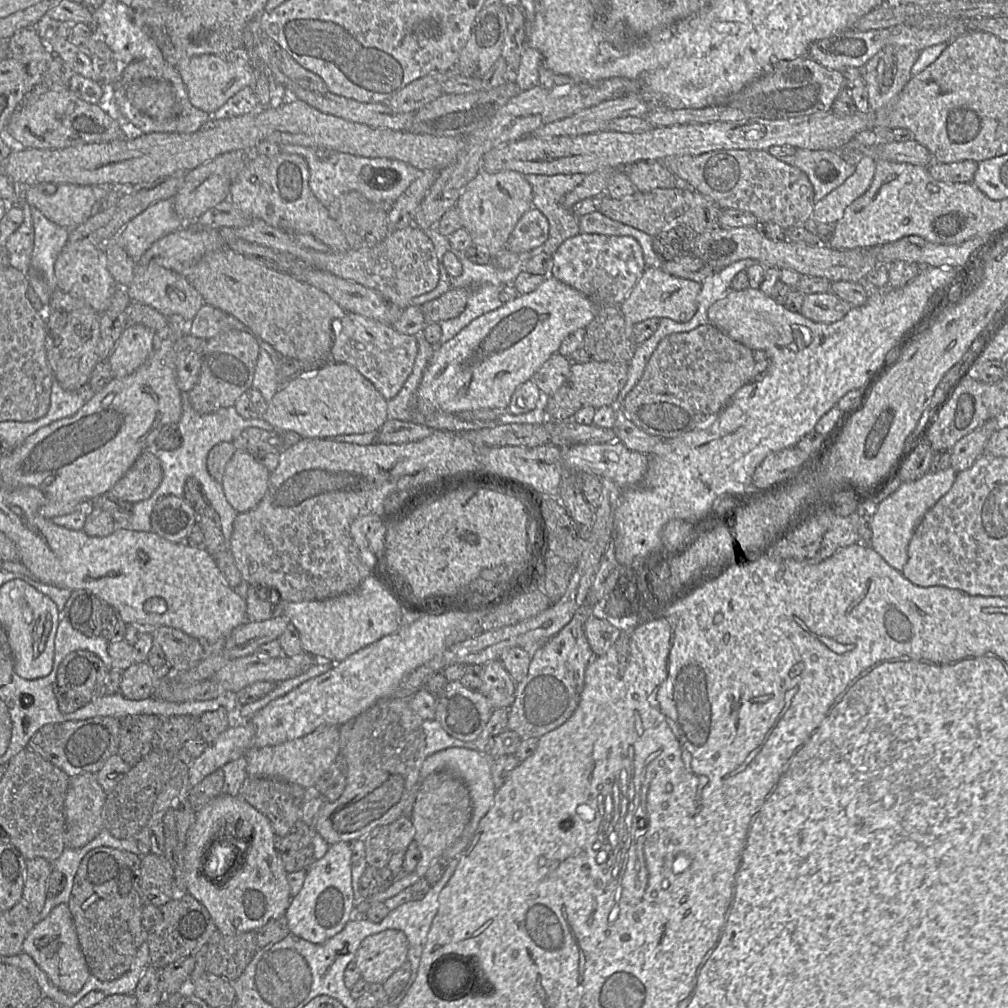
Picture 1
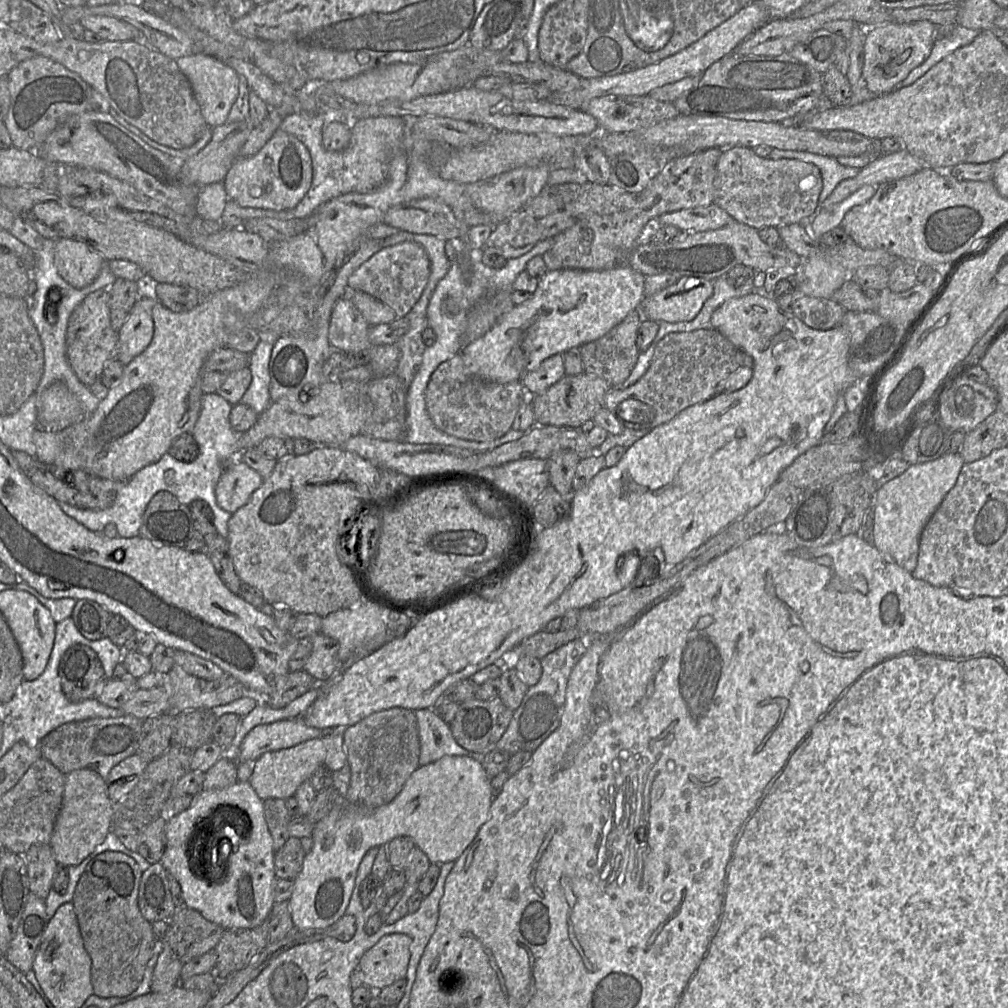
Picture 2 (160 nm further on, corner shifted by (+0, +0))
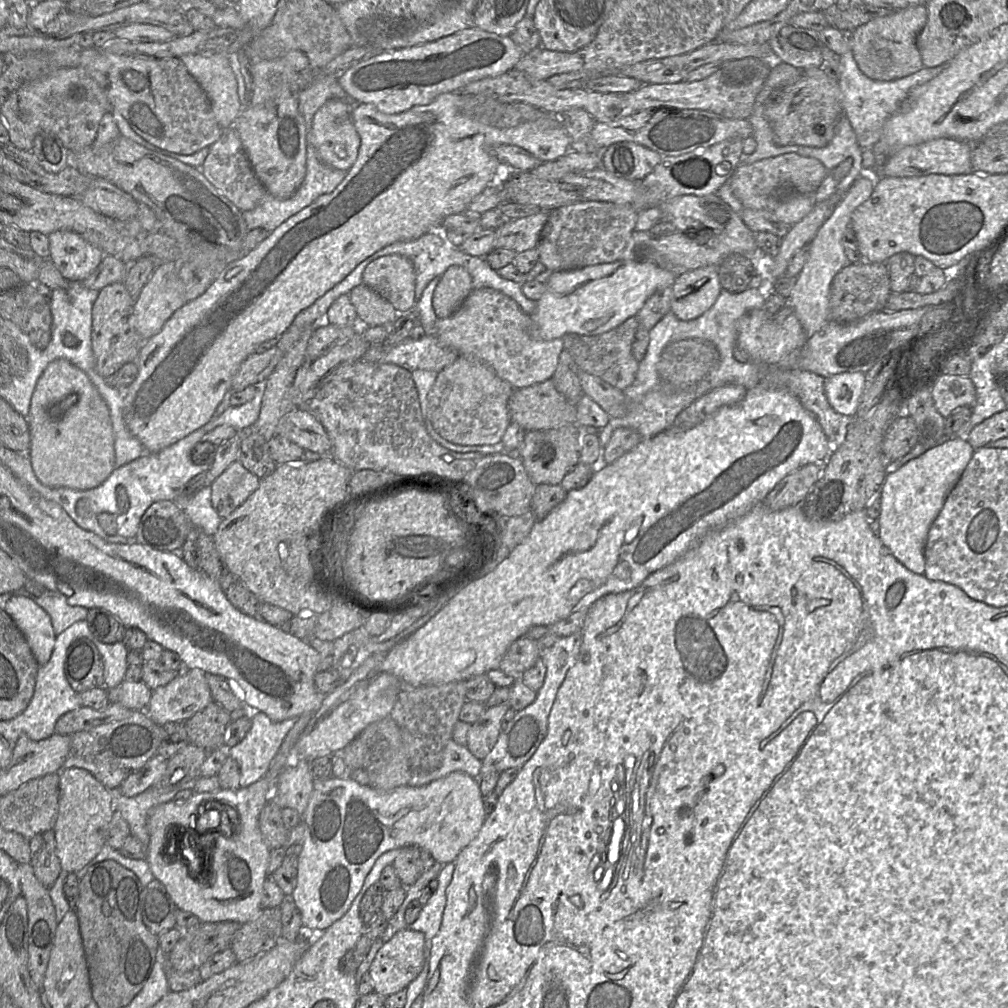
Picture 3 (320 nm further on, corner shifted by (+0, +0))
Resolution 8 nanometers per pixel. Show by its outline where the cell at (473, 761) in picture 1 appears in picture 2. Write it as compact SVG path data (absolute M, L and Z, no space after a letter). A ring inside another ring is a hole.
M443 756L424 766L418 766L402 790L388 804L373 810L353 806L340 798L329 812L314 825L312 849L305 855L302 869L294 879L289 899L295 930L321 930L337 922L349 905L357 870L366 852L373 847L386 846L400 836L411 838L433 864L455 862L472 843L481 826L487 821L494 794L480 761L469 756Z

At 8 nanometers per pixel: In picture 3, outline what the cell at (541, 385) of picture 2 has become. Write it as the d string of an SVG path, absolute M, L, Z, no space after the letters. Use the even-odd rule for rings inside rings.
M491 288L472 290L451 316L438 318L435 336L442 346L456 350L460 356L474 358L489 366L514 390L551 379L564 350L562 338L541 339L531 316L524 313L515 300Z

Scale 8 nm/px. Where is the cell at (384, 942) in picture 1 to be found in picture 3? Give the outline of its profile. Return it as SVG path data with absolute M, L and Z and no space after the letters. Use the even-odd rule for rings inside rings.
M408 927L396 933L378 950L368 973L373 980L373 989L383 997L395 994L403 989L419 975L424 965L425 936L423 933Z

